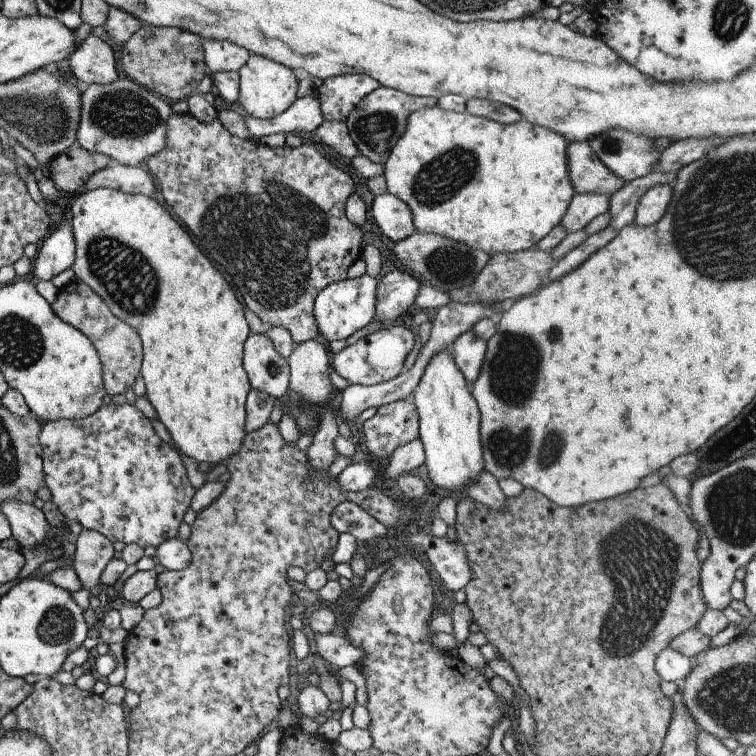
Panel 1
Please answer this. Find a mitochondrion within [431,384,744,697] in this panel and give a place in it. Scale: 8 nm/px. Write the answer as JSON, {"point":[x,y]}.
{"point":[640,557]}

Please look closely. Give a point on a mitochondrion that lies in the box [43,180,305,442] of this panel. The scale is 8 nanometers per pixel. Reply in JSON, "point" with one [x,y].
{"point":[130,279]}

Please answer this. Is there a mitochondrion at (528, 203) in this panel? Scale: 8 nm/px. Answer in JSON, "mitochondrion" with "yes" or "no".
{"mitochondrion":"no"}

